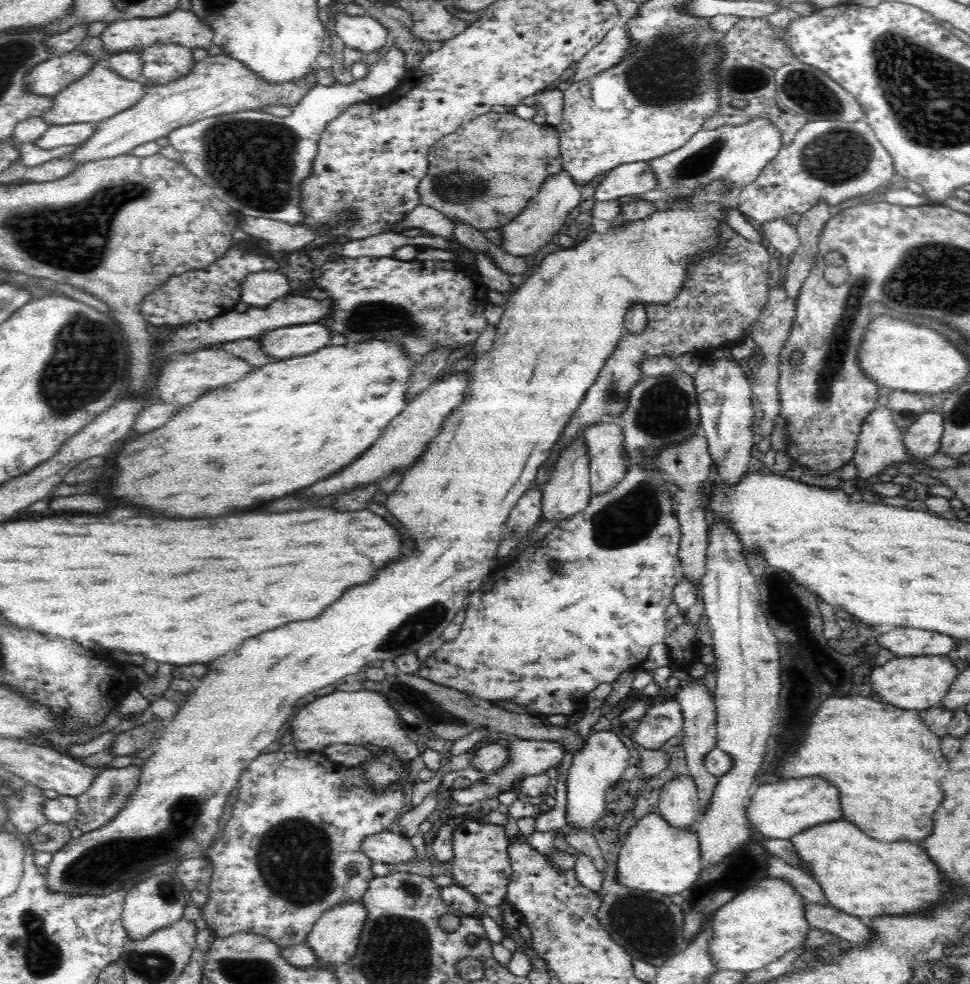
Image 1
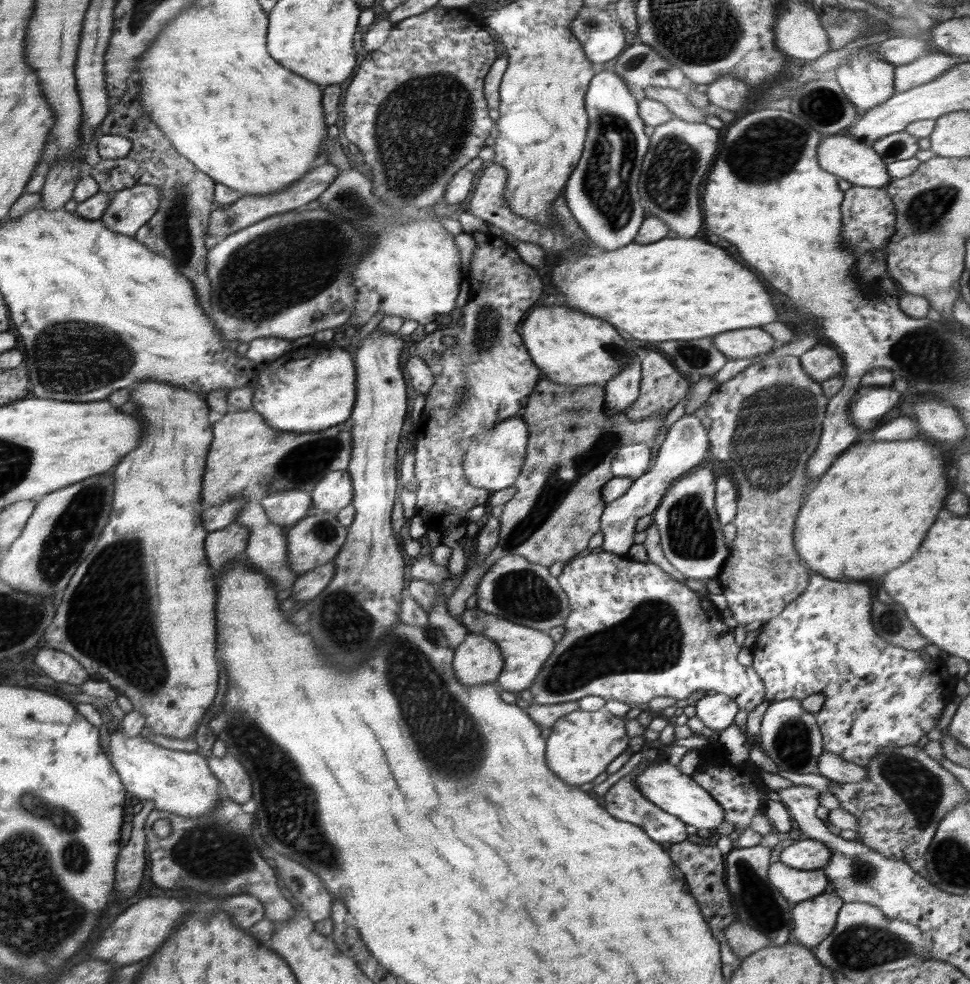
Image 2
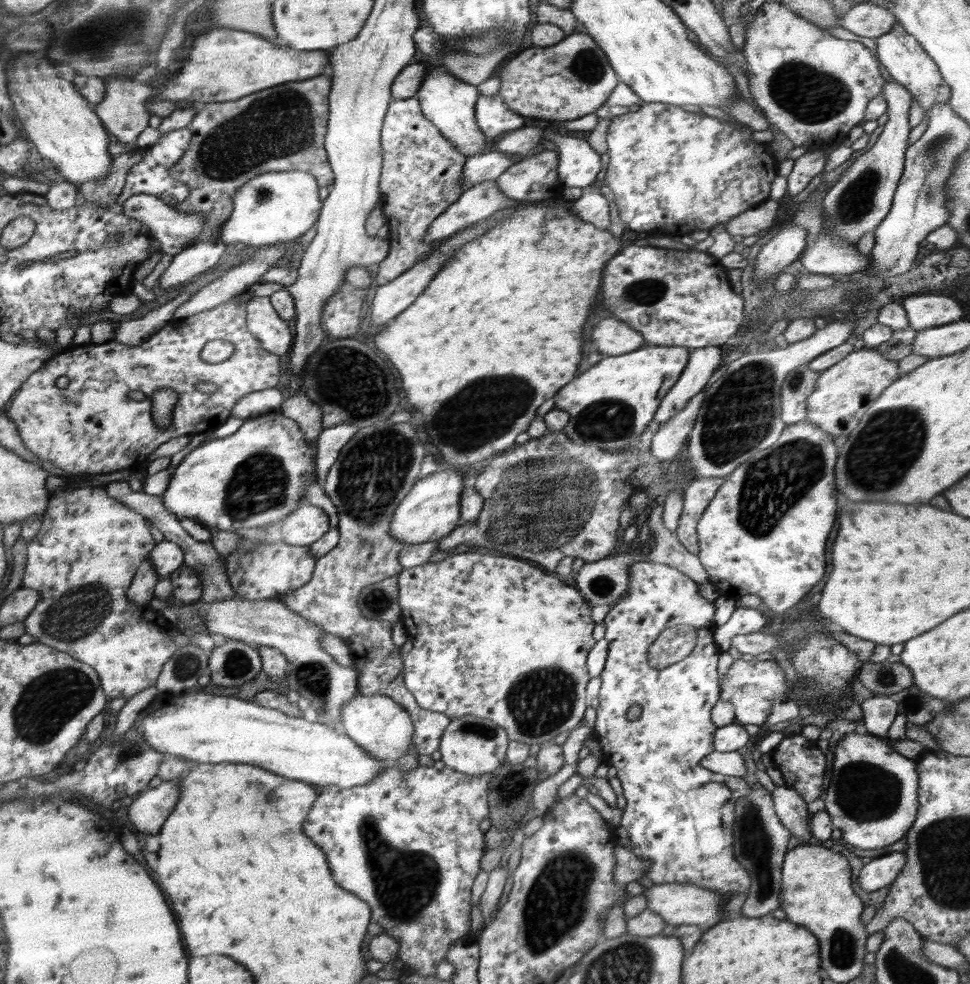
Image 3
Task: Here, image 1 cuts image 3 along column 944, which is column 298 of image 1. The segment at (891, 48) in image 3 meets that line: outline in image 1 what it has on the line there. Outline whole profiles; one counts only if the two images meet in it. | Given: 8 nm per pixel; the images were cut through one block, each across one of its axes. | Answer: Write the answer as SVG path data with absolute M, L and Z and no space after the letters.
M224 54L208 55L195 62L194 70L188 76L178 77L163 85L144 84L144 96L134 106L100 121L88 141L68 155L64 155L63 158L75 160L76 164L82 165L92 160L128 154L136 146L167 136L179 126L186 126L191 122L219 114L249 110L262 111L260 106L268 105L293 107L300 102L308 90L318 84L315 74L316 72L294 83L272 82L270 84L235 58Z

